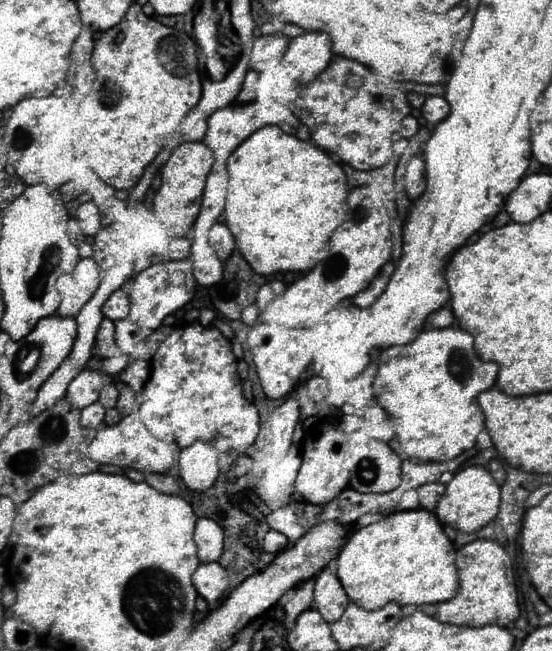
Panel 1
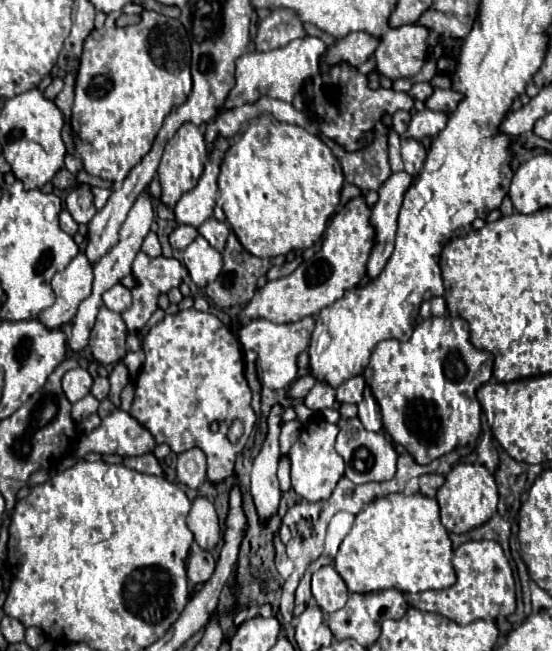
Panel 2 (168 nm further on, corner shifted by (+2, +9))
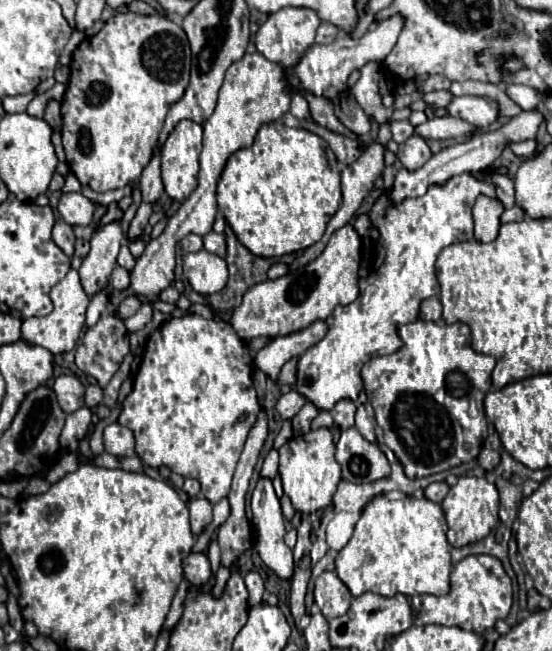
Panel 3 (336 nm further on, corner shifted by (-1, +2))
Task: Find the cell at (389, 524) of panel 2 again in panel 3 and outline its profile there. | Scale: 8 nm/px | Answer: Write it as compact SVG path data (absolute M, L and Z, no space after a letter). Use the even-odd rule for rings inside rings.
M373 498L351 536L347 546L337 554L335 574L351 590L353 596L375 592L381 596L415 596L415 594L447 594L451 574L451 546L447 542L447 520L437 502L427 498L387 500Z

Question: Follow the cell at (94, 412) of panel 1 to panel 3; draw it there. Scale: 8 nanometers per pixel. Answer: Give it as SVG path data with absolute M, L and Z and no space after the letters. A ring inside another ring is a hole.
M83 406L83 408L79 408L79 410L75 410L73 414L67 416L65 428L63 428L61 438L59 438L63 450L77 450L79 442L83 440L83 436L89 430L91 418L93 418L93 410L87 408L87 406Z

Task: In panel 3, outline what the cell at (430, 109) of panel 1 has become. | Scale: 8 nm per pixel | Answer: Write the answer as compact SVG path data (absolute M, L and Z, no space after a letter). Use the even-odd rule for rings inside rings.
M461 96L449 102L447 112L473 126L489 126L497 120L497 102L481 96Z

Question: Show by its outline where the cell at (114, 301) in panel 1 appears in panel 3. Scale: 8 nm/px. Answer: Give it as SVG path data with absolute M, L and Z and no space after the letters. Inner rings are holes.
M125 296L125 298L121 300L119 308L117 308L117 316L119 316L121 320L125 320L125 318L133 316L133 314L139 310L139 306L141 306L141 302L139 302L137 296Z

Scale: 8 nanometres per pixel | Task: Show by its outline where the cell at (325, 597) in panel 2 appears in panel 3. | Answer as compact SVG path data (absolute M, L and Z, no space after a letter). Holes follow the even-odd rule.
M323 572L315 580L315 604L327 620L347 614L349 600L351 592L335 572Z

